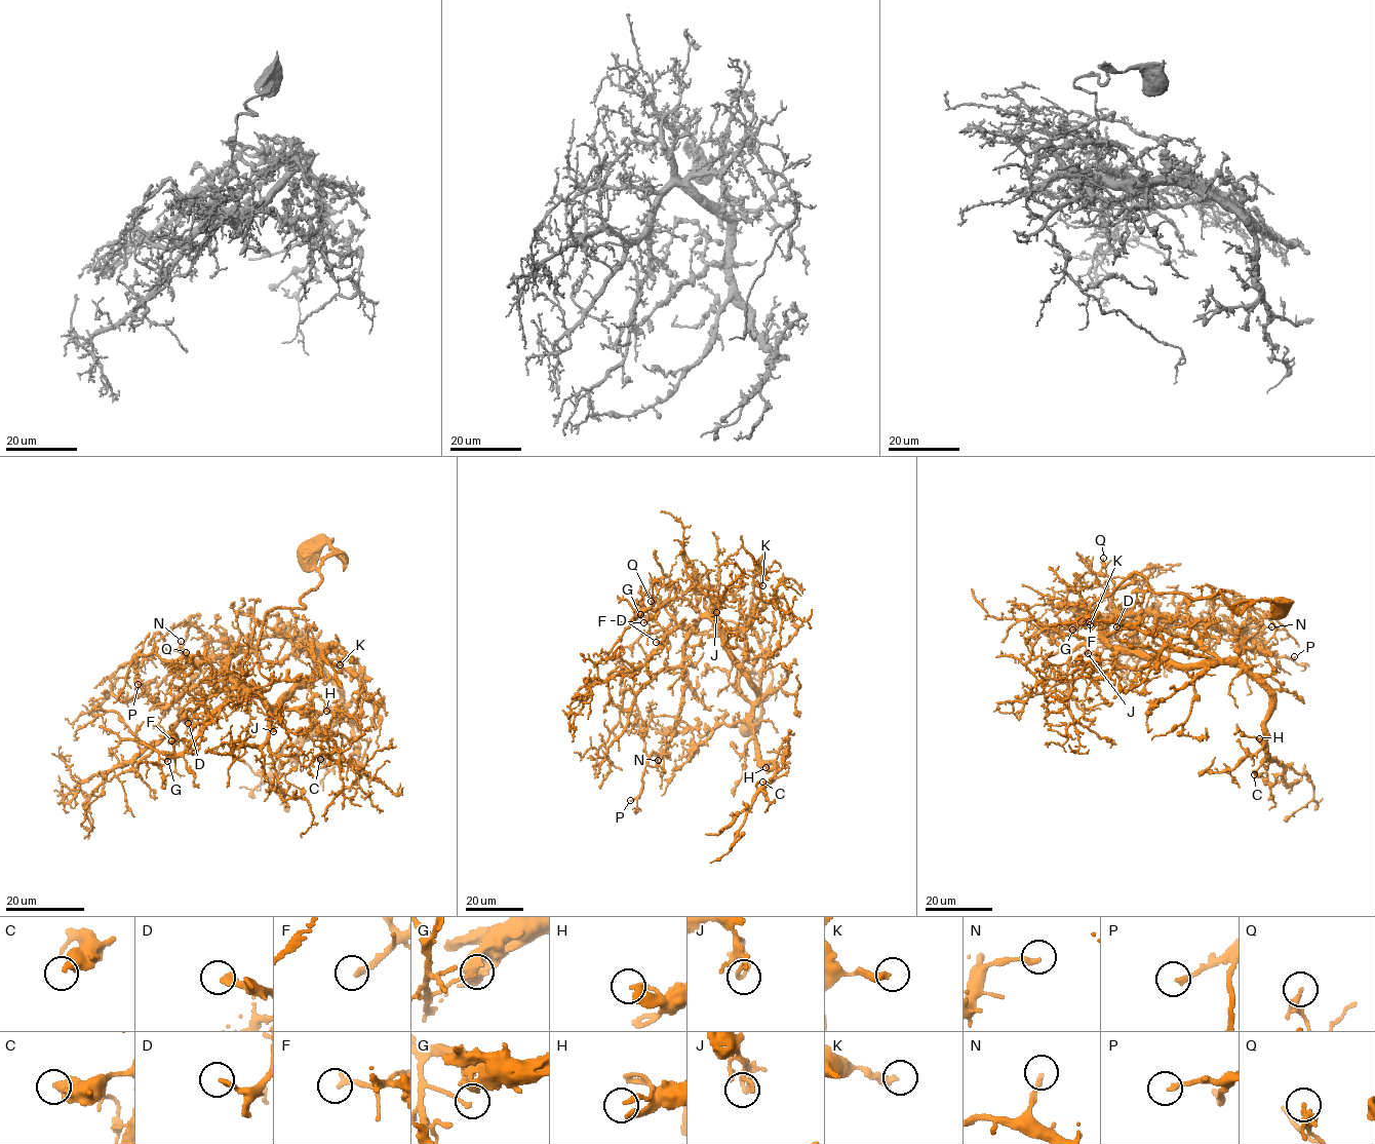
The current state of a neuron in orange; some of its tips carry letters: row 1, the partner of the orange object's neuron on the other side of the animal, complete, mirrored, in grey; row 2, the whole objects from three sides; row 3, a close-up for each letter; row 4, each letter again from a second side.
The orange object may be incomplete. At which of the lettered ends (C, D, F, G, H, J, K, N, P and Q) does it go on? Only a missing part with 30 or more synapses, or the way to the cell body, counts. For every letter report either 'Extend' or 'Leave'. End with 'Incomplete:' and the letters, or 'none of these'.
C: Leave
D: Leave
F: Extend
G: Leave
H: Leave
J: Leave
K: Leave
N: Leave
P: Leave
Q: Leave
Incomplete: F

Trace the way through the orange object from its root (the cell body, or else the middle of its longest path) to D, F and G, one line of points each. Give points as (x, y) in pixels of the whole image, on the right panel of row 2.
D: (1284, 606), (1154, 594), (1136, 573), (1091, 606), (1116, 626)
F: (1284, 606), (1154, 594), (1136, 573), (1091, 606), (1102, 623), (1078, 609), (1089, 621)
G: (1284, 606), (1228, 604), (1220, 588), (1154, 594), (1136, 573), (1091, 606), (1102, 623), (1082, 608), (1072, 630)

